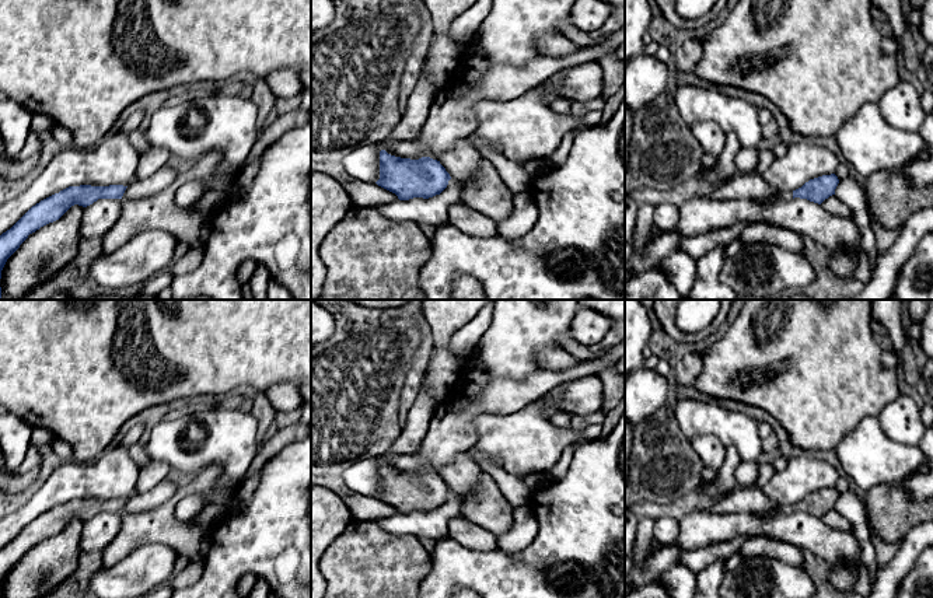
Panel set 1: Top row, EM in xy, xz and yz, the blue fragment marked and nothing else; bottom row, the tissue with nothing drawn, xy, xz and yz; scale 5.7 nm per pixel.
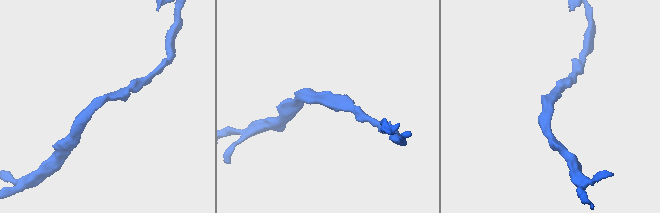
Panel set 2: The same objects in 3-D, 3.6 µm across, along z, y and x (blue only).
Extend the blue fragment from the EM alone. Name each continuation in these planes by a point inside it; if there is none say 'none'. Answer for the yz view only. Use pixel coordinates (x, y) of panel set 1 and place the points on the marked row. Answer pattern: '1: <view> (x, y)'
1: yz (782, 195)

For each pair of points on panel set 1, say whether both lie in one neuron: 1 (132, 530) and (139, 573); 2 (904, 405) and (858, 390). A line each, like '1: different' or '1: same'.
1: different
2: different

